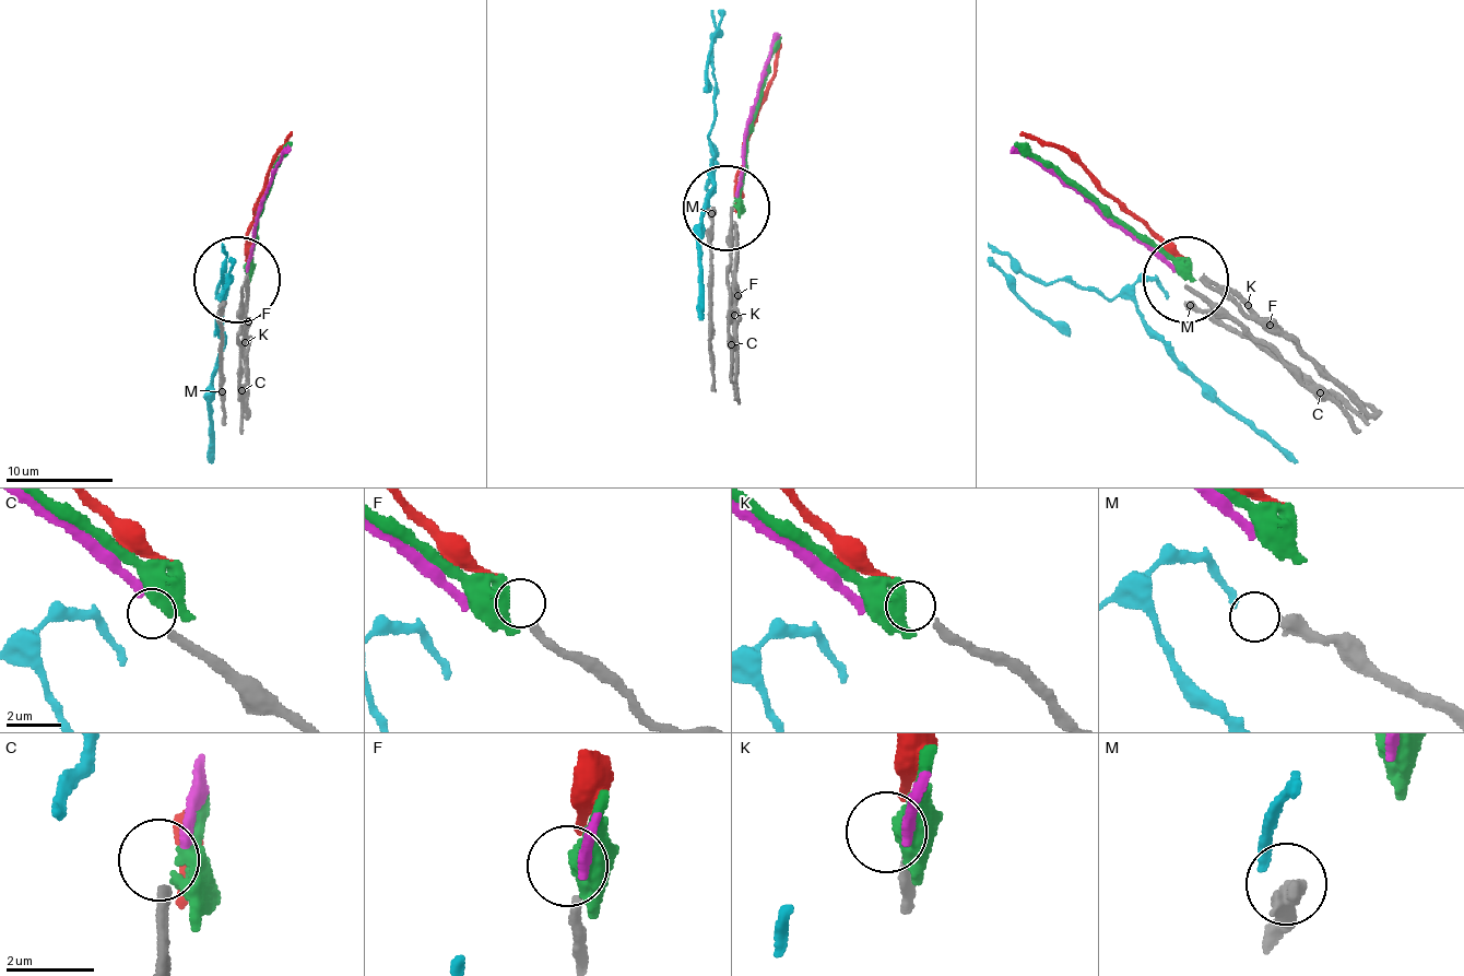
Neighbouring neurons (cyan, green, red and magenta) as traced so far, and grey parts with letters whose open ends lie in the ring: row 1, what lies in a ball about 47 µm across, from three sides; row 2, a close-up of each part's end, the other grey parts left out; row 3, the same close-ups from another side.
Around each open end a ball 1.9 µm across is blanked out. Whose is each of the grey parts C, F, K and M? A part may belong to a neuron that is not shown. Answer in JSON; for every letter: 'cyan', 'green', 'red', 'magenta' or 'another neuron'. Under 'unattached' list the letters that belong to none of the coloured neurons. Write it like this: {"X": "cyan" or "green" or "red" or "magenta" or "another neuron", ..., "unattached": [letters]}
{"C": "another neuron", "F": "another neuron", "K": "red", "M": "cyan", "unattached": ["C", "F"]}

